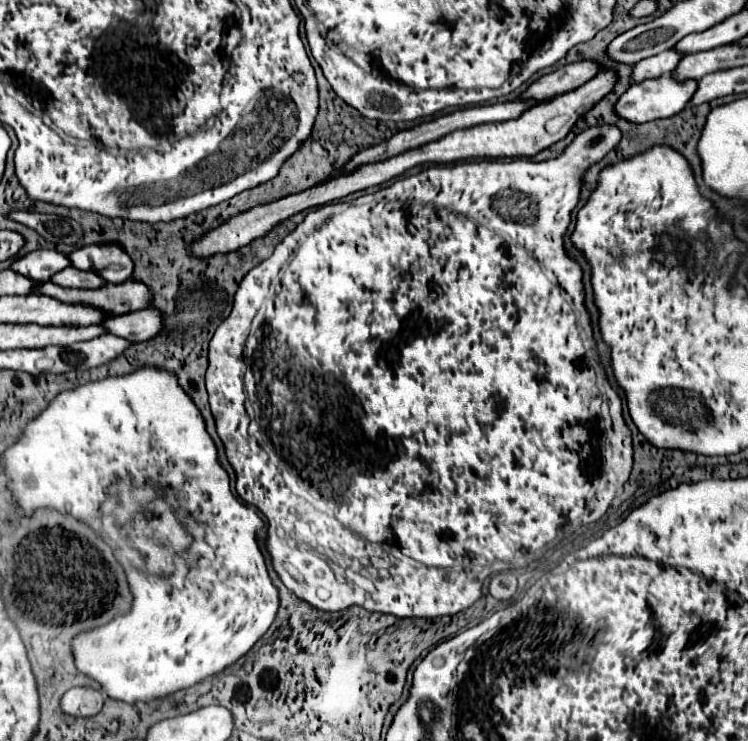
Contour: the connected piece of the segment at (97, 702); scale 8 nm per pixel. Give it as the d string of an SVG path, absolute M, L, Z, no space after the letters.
M72 688L72 694L64 694L62 710L72 716L96 716L104 706L104 694L94 688Z

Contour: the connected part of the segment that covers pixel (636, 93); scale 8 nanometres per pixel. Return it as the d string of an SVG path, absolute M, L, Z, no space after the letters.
M672 76L668 78L652 78L652 80L642 80L638 84L632 84L628 88L628 92L624 92L624 96L620 96L618 104L616 104L616 112L634 122L634 124L642 124L642 122L650 122L650 120L660 120L660 118L670 118L674 114L678 114L680 110L684 110L694 92L698 88L698 80L676 80Z

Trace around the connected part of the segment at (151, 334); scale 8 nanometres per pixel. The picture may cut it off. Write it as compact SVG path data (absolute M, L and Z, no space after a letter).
M144 308L134 310L120 316L110 316L108 322L104 322L110 334L122 336L130 342L146 342L156 338L164 328L164 318L158 308Z

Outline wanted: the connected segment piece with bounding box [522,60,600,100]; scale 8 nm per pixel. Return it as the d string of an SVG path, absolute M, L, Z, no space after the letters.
M580 60L568 66L558 68L552 74L546 74L530 84L530 88L522 94L522 98L536 98L536 100L550 100L560 94L572 92L586 84L600 72L600 64L594 60Z

